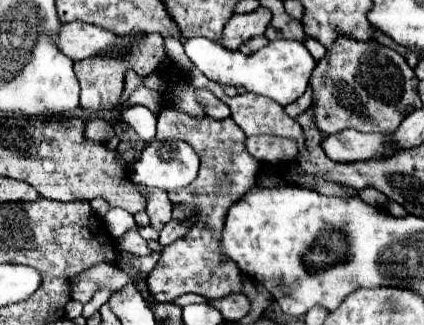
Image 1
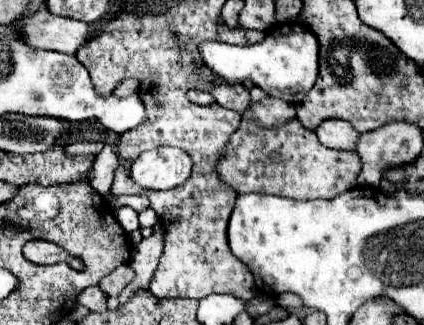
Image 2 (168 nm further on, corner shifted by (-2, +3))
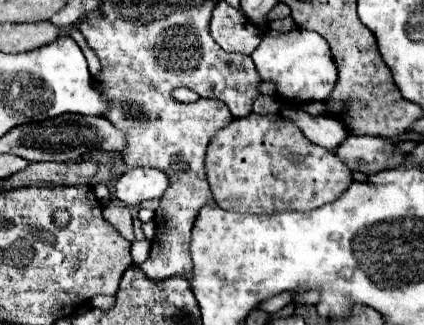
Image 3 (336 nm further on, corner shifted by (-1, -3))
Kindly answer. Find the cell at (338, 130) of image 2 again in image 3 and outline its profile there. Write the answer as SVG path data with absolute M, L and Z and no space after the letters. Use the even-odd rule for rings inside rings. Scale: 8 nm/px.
M284 108L282 116L292 118L292 122L302 130L302 134L310 142L314 142L314 144L318 144L318 146L322 146L326 150L332 150L332 152L348 136L346 128L340 122L336 122L334 118L328 118L328 116L310 116L302 108Z

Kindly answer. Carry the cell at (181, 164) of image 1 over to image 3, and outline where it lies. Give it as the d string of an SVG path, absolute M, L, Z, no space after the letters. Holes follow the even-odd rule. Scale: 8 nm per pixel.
M132 168L116 182L116 198L126 206L138 206L144 200L162 198L168 184L168 176L162 170Z

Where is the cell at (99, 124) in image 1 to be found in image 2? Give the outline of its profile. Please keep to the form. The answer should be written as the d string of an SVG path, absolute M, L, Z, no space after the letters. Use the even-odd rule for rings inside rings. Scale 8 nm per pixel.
M79 140L79 142L73 142L69 144L67 152L69 154L99 154L103 150L103 142L87 142L87 140Z

